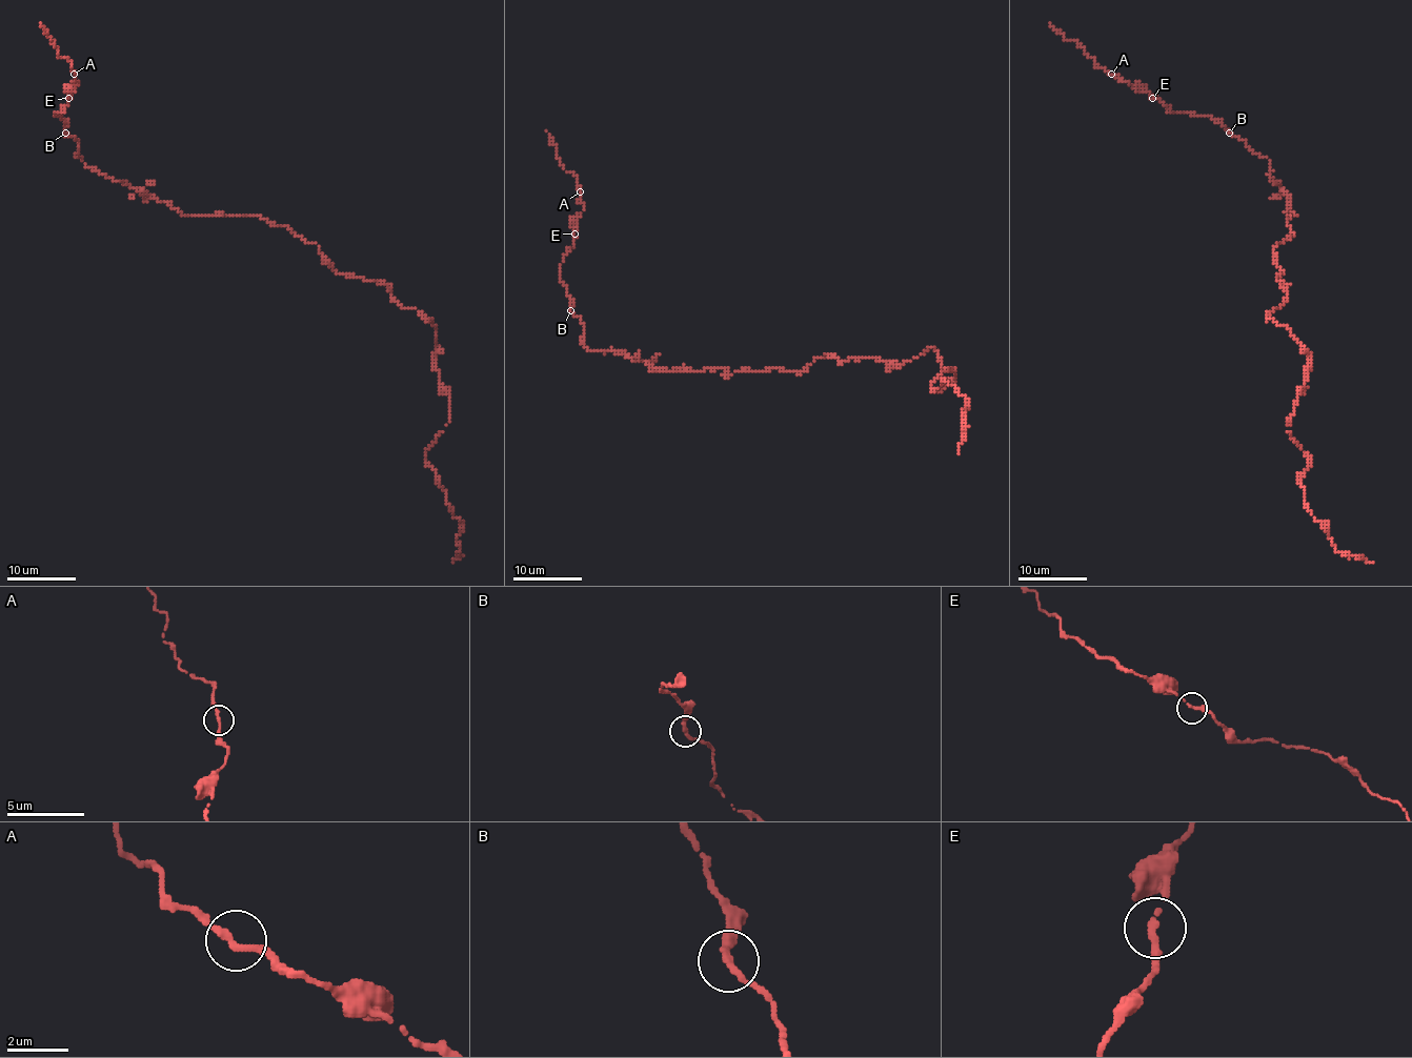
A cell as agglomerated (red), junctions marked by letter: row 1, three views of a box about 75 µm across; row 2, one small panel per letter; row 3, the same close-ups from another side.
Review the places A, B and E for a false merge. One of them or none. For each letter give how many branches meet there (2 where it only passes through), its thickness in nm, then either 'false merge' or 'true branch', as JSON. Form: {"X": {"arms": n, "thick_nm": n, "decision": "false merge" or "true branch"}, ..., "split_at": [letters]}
{"A": {"arms": 2, "thick_nm": 240, "decision": "true branch"}, "B": {"arms": 2, "thick_nm": 240, "decision": "true branch"}, "E": {"arms": 2, "thick_nm": 240, "decision": "true branch"}, "split_at": []}

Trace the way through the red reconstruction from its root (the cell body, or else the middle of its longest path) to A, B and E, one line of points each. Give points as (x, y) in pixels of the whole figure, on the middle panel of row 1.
A: (797, 372), (657, 370), (614, 350), (586, 350), (583, 324), (571, 310), (559, 275), (583, 210), (580, 191)
B: (797, 372), (741, 369), (729, 375), (724, 367), (657, 370), (614, 350), (586, 350), (583, 324), (571, 310)
E: (797, 372), (657, 370), (614, 350), (586, 350), (583, 324), (571, 310), (559, 275), (575, 234)

